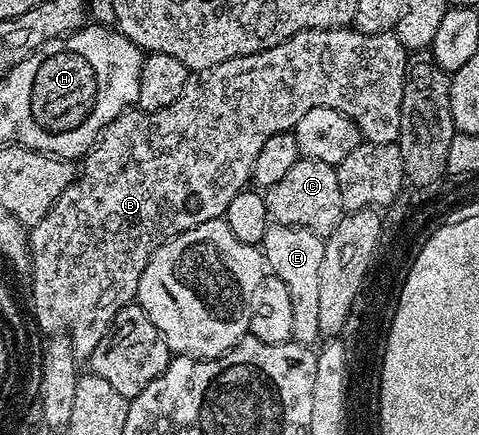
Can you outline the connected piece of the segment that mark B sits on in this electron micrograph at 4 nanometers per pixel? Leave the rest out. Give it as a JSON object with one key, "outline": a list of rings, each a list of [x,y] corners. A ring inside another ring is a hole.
{"outline":[[[338,26],[335,30],[306,30],[297,32],[289,40],[277,44],[268,50],[256,54],[246,54],[233,60],[225,60],[208,70],[197,70],[187,75],[185,92],[173,100],[169,108],[160,110],[126,110],[117,120],[113,120],[103,129],[99,141],[83,155],[77,170],[77,180],[61,192],[61,196],[49,208],[49,212],[29,230],[29,271],[31,270],[31,306],[35,309],[35,322],[47,333],[47,336],[66,336],[73,348],[76,359],[90,359],[91,354],[102,346],[113,320],[121,308],[132,305],[136,301],[135,293],[141,284],[141,272],[145,272],[145,264],[153,256],[153,252],[170,238],[176,238],[181,232],[197,228],[197,224],[205,224],[214,218],[223,218],[229,208],[229,200],[237,196],[252,181],[255,173],[255,161],[265,148],[265,140],[274,134],[285,134],[294,131],[297,120],[309,112],[309,108],[337,108],[349,120],[357,124],[360,135],[373,144],[398,143],[401,132],[401,96],[405,88],[405,72],[407,71],[407,55],[409,51],[401,44],[401,40],[392,31],[366,34],[354,28]]]}

